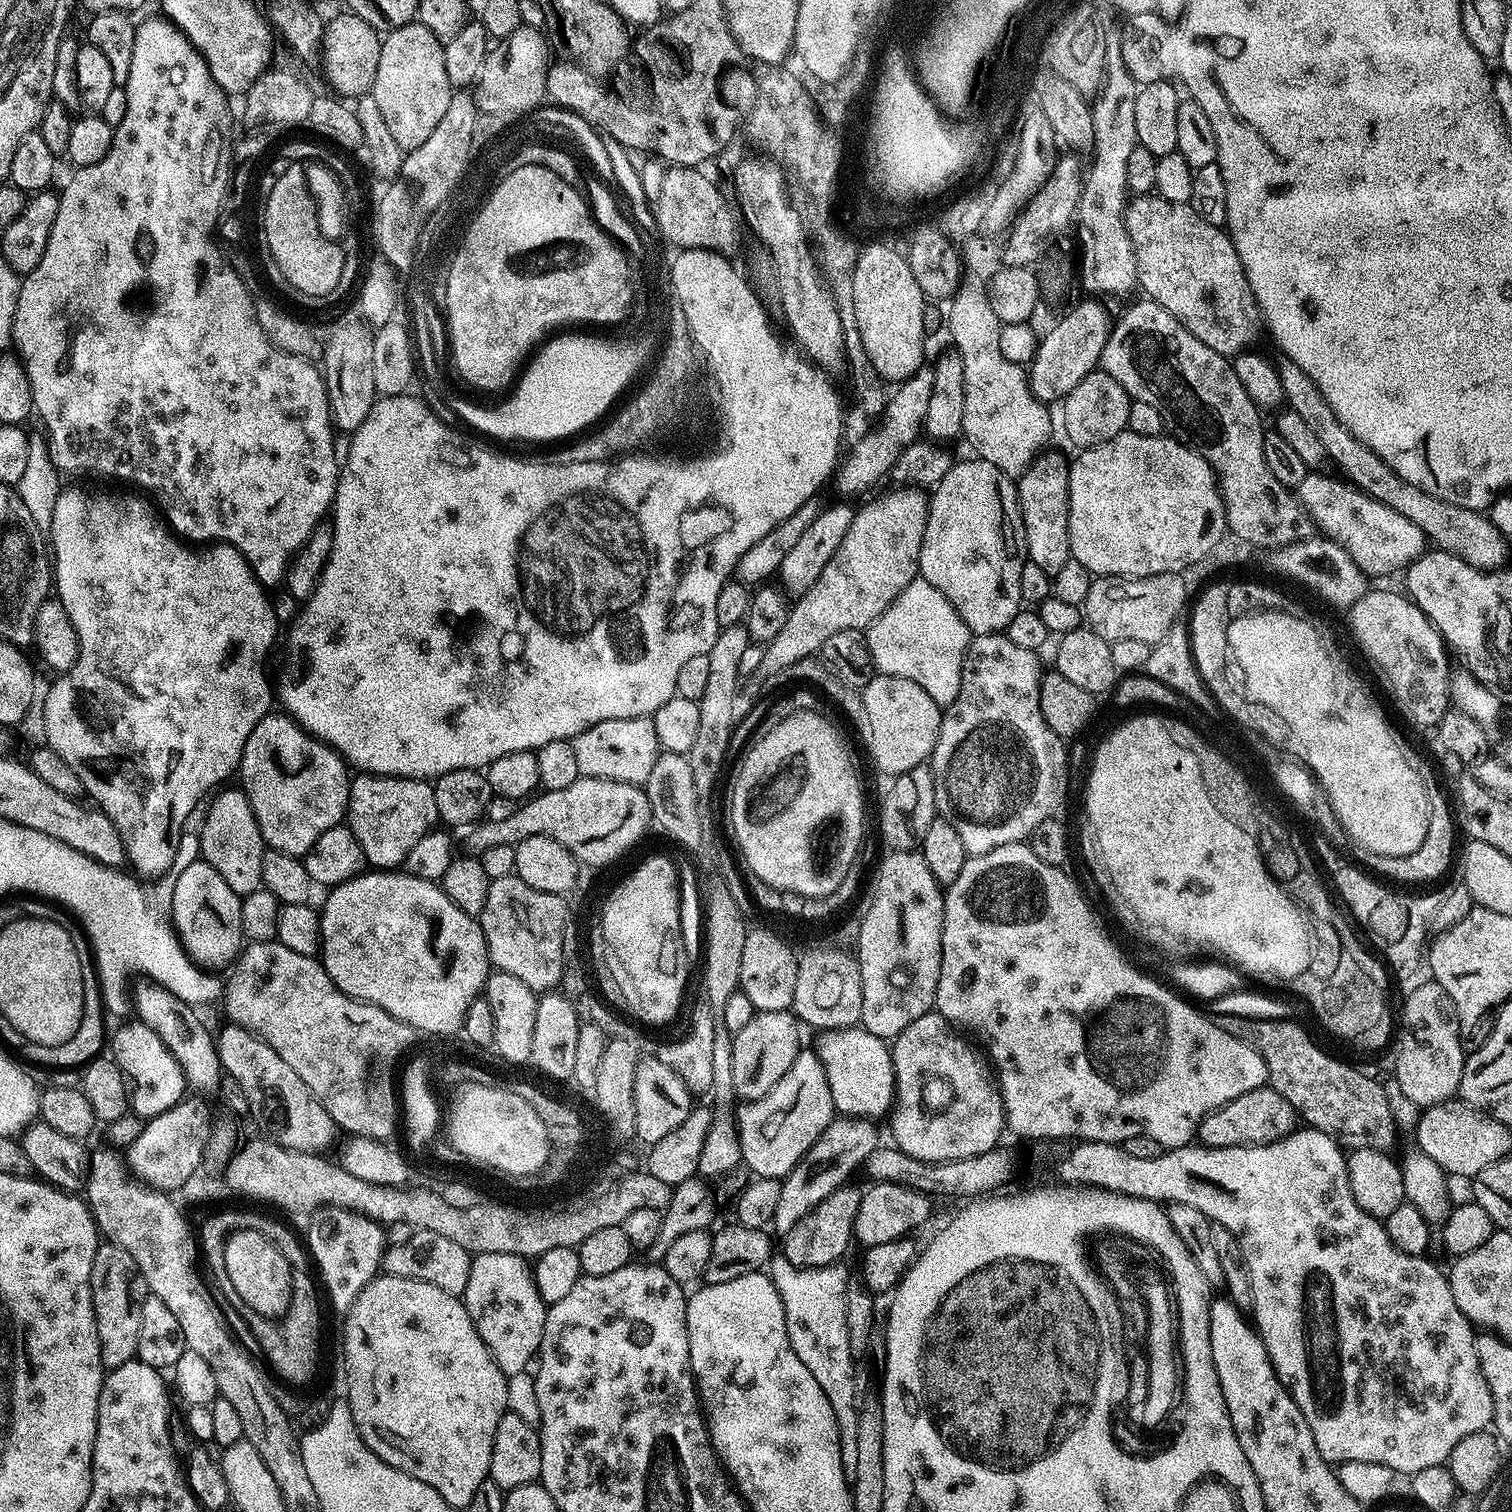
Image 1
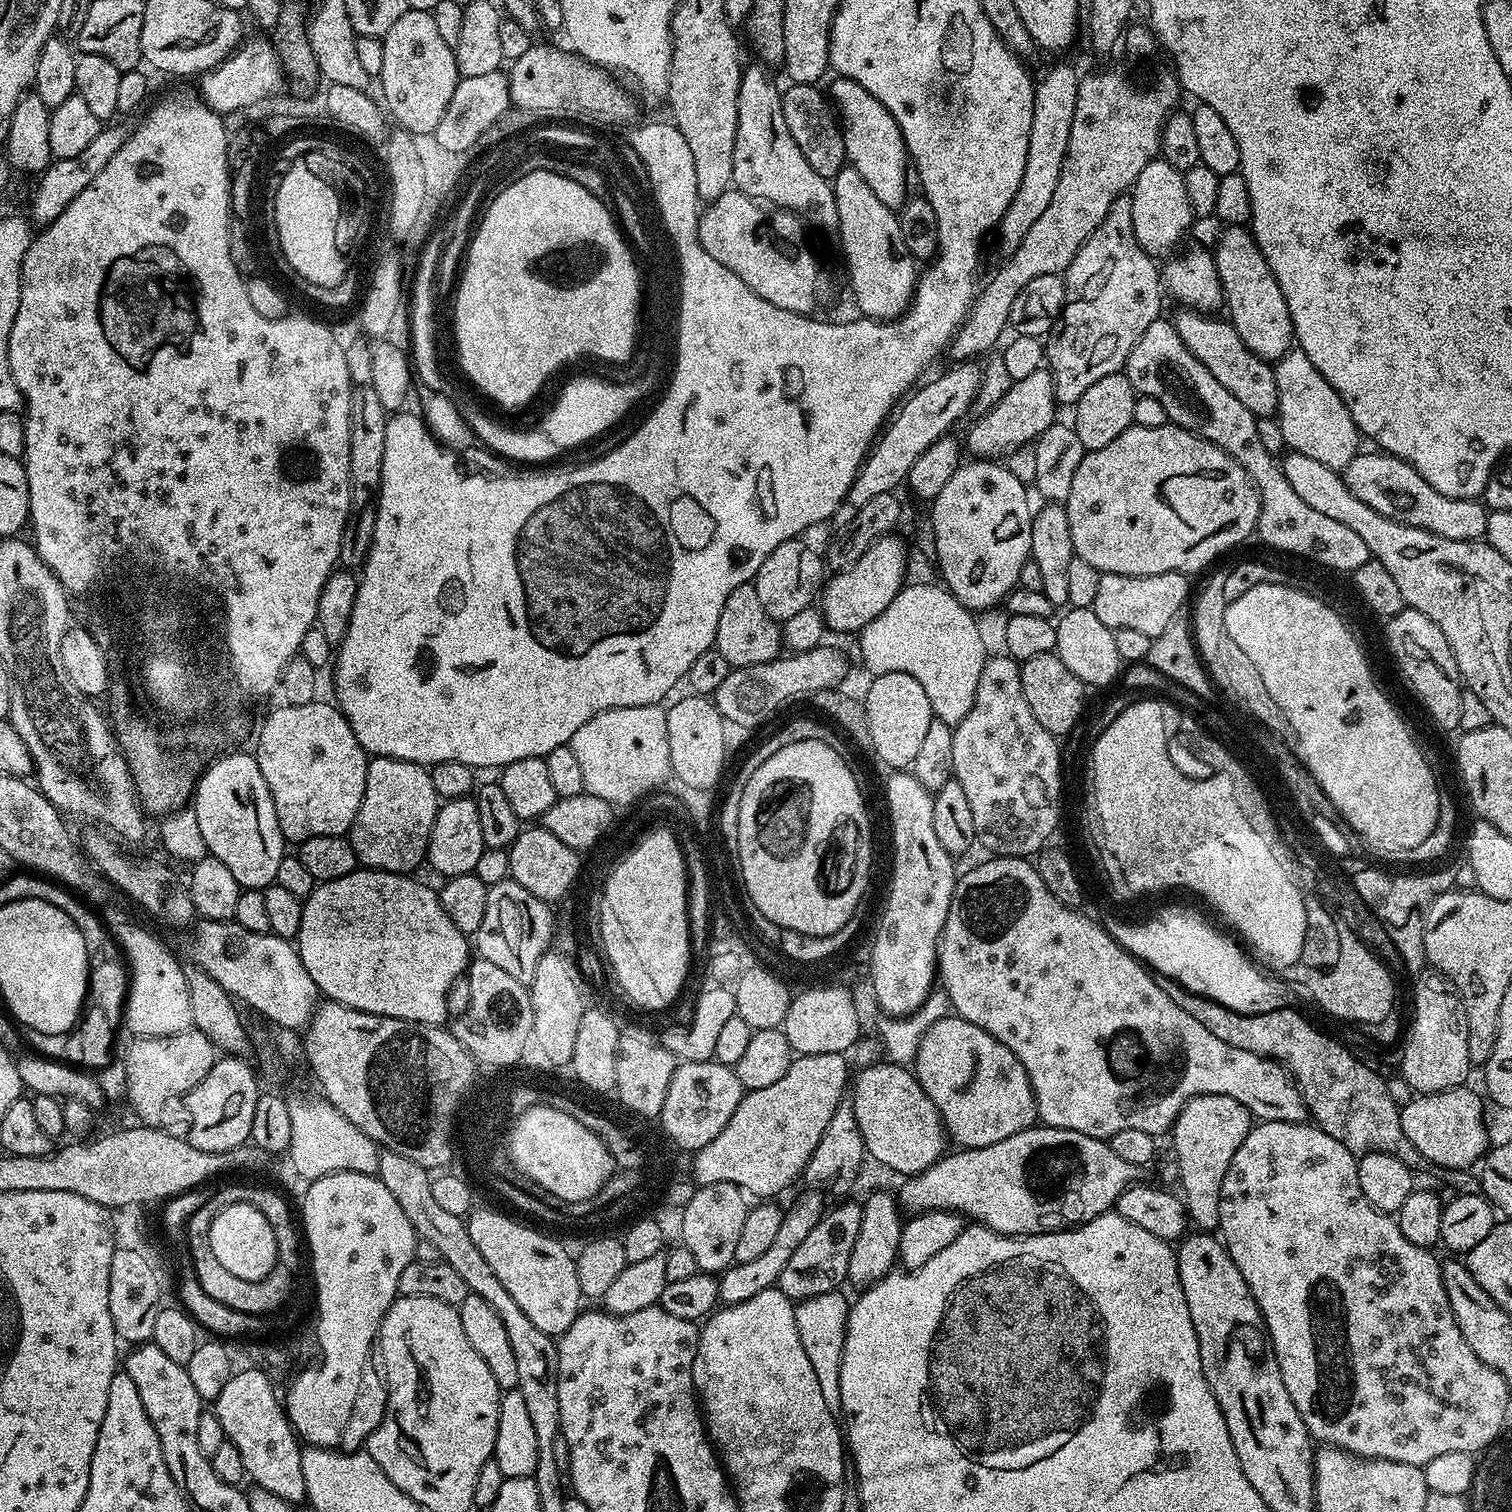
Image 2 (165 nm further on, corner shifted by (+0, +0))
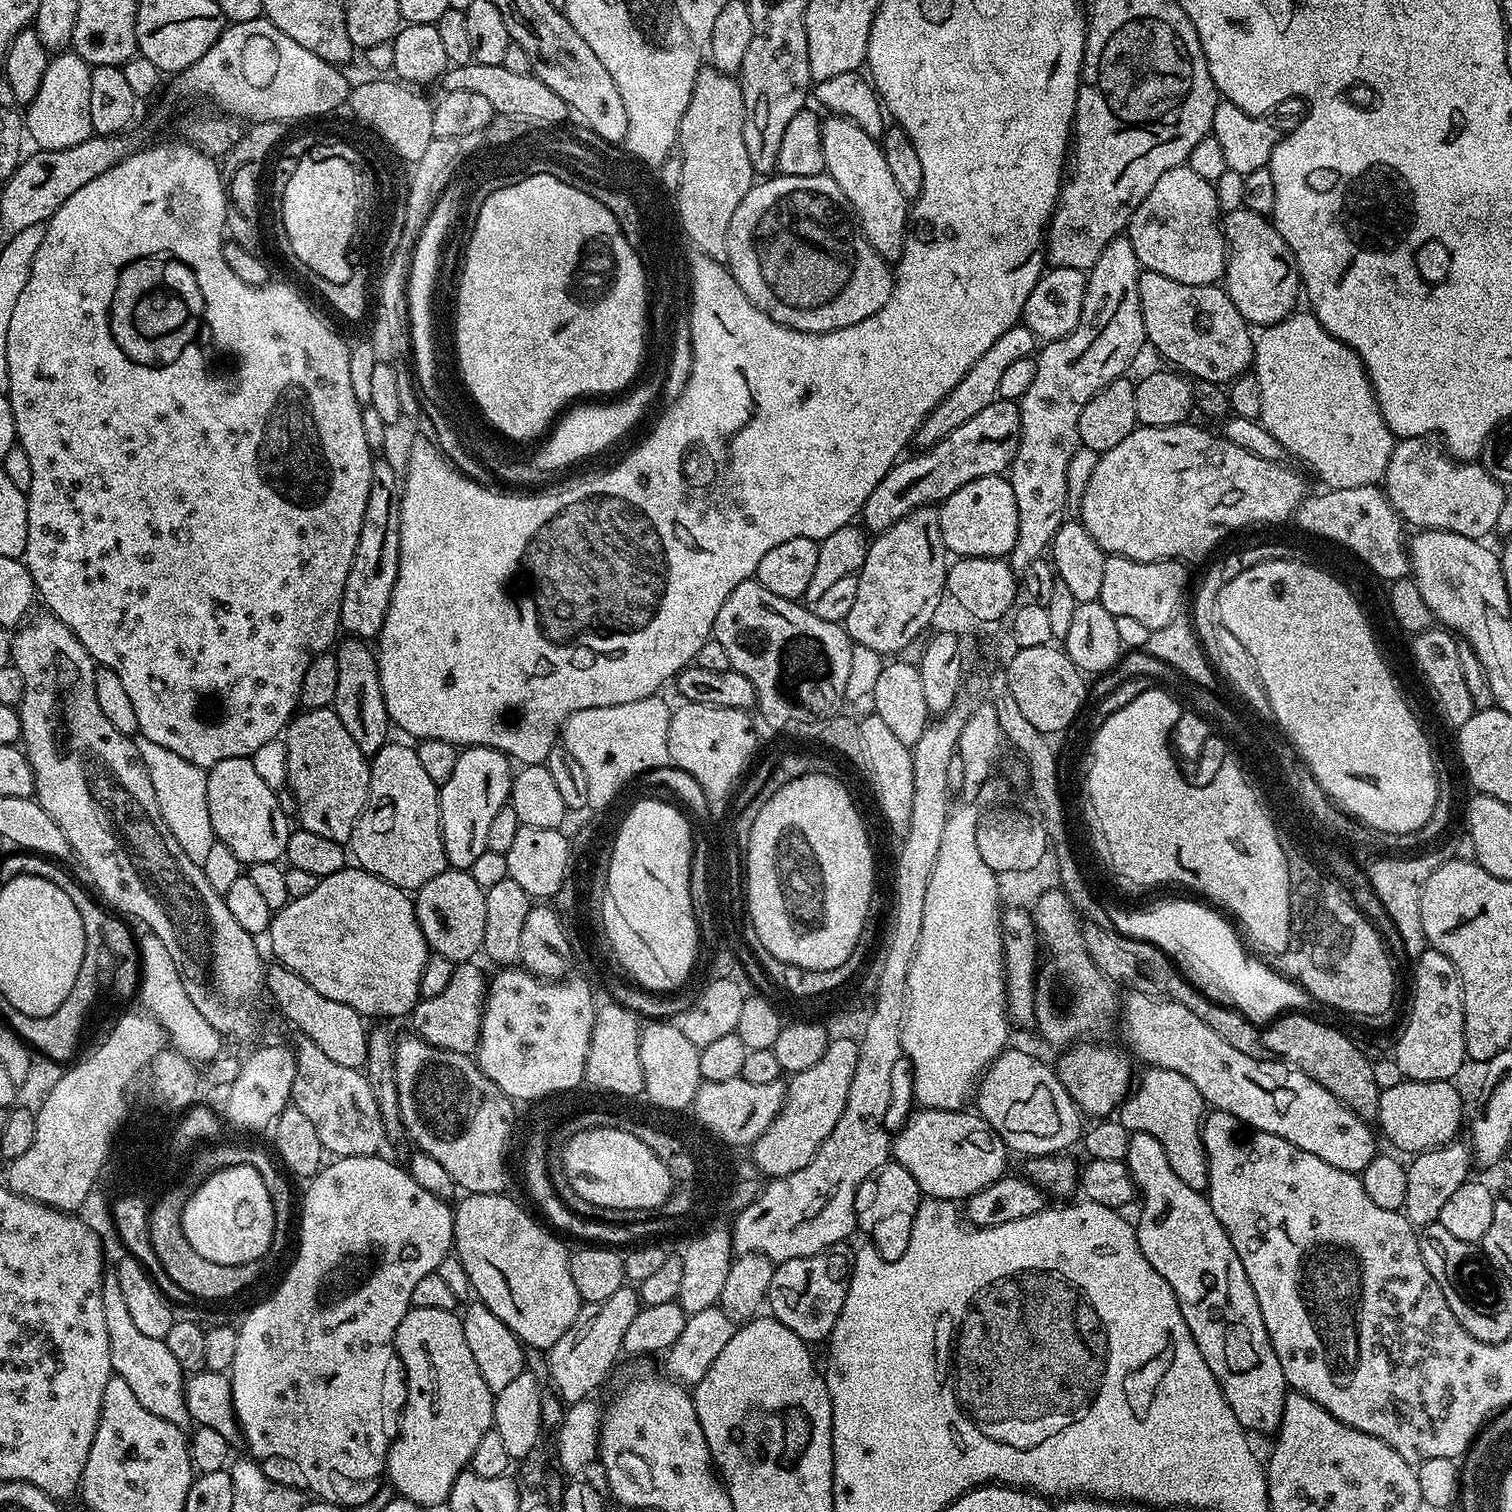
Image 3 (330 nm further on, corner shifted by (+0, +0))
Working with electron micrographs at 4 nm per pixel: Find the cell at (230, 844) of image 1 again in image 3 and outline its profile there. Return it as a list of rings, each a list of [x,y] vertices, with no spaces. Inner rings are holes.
[[[246,756],[226,758],[207,769],[206,806],[210,810],[212,835],[225,844],[241,865],[277,862],[288,845],[290,825],[276,792]]]

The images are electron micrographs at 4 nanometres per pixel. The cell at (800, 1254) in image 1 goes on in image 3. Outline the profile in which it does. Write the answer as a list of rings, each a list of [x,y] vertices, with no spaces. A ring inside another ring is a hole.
[[[847,1243],[835,1244],[818,1254],[790,1258],[773,1267],[766,1297],[767,1307],[772,1307],[769,1308],[771,1315],[782,1322],[782,1326],[794,1330],[794,1334],[806,1342],[827,1341],[838,1322],[838,1314],[842,1314],[854,1259],[853,1249],[848,1247]]]

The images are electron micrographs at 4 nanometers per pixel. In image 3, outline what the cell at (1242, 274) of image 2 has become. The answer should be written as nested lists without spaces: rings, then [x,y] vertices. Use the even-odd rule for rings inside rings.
[[[1239,208],[1227,213],[1223,217],[1222,227],[1224,238],[1227,241],[1228,263],[1224,265],[1224,275],[1222,277],[1222,287],[1227,292],[1231,302],[1238,308],[1249,325],[1267,326],[1282,322],[1288,316],[1297,311],[1296,299],[1301,299],[1302,285],[1300,282],[1300,268],[1296,265],[1294,254],[1290,246],[1278,234],[1276,225],[1271,219],[1262,214],[1254,214],[1254,210],[1249,208]]]

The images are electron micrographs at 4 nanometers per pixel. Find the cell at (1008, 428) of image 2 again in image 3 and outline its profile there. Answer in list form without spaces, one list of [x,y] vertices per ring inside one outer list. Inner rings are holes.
[[[997,399],[931,448],[919,451],[912,458],[897,461],[864,503],[860,516],[865,529],[879,534],[914,509],[943,502],[967,482],[1003,475],[1016,456],[1019,435],[1019,405],[1015,401]]]

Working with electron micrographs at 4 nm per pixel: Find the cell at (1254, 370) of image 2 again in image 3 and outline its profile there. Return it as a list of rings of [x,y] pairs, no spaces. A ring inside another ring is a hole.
[[[1145,269],[1139,278],[1139,296],[1147,341],[1185,375],[1194,376],[1201,383],[1222,386],[1251,369],[1255,348],[1251,327],[1223,287],[1189,286]]]

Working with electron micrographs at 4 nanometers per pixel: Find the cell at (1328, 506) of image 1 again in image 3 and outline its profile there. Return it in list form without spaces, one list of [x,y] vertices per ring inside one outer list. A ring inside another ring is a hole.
[[[1405,436],[1395,441],[1382,479],[1392,508],[1416,530],[1446,530],[1471,540],[1480,540],[1487,532],[1495,533],[1506,491],[1504,485],[1490,478],[1483,464],[1461,462],[1432,443],[1423,436]]]

